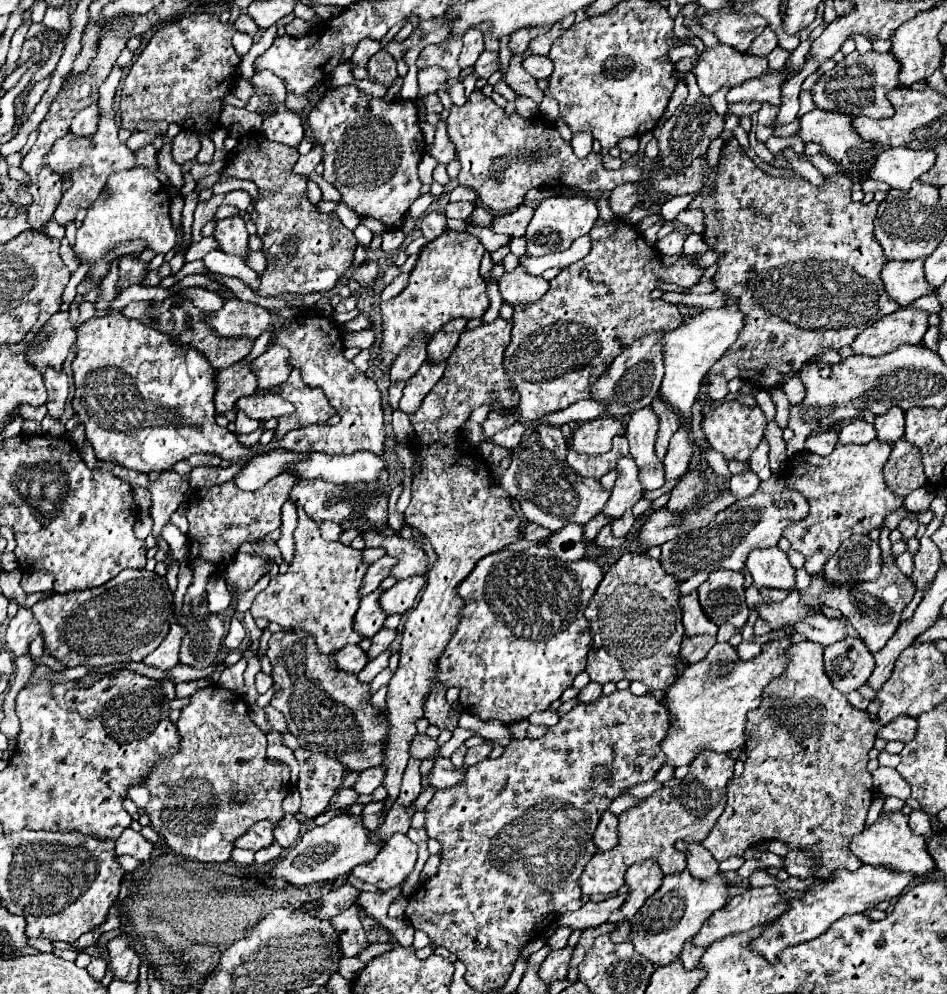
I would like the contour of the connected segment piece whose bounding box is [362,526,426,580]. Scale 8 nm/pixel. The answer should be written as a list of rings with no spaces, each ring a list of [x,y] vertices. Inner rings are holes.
[[[372,526],[364,530],[362,538],[370,548],[384,548],[388,556],[396,558],[396,566],[390,570],[390,576],[396,580],[404,580],[416,574],[426,572],[426,554],[422,548],[414,546],[406,538],[398,534],[384,534],[380,528]]]

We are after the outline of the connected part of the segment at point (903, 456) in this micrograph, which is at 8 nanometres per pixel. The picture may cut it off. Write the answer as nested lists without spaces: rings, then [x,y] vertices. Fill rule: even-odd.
[[[898,440],[892,446],[892,454],[884,466],[884,482],[896,496],[908,496],[910,492],[926,486],[924,468],[920,464],[920,452],[906,444],[906,440]]]

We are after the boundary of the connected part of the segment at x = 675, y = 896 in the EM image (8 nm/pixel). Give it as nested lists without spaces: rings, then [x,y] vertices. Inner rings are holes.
[[[688,870],[666,876],[662,886],[646,900],[646,906],[642,906],[638,914],[630,920],[630,942],[634,944],[634,950],[640,956],[648,958],[656,968],[670,964],[680,956],[682,944],[700,930],[700,924],[704,924],[716,910],[726,904],[726,898],[728,880],[724,880],[720,874],[710,880],[696,880],[690,876]],[[688,884],[692,886],[690,890],[686,888]]]

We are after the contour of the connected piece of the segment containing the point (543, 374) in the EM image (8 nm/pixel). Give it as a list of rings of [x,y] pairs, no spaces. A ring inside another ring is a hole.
[[[598,218],[588,236],[592,240],[588,256],[562,268],[562,272],[550,282],[550,290],[536,304],[530,304],[528,308],[514,308],[514,328],[512,340],[504,352],[504,370],[514,388],[520,392],[516,412],[522,420],[536,422],[548,412],[562,410],[582,398],[590,398],[590,382],[596,380],[596,376],[600,376],[600,372],[604,372],[604,368],[620,352],[644,336],[678,328],[678,306],[668,304],[661,298],[652,299],[650,292],[656,288],[658,278],[680,286],[694,286],[704,274],[704,270],[690,266],[688,260],[680,260],[672,268],[664,268],[658,252],[646,244],[638,228],[620,218],[610,222]]]

